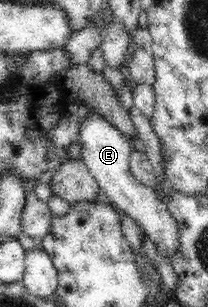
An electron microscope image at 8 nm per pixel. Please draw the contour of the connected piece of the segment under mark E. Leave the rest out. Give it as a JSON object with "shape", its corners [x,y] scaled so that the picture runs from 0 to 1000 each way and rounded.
{"shape":[[[457,368],[394,397],[375,443],[385,443],[370,459],[389,482],[385,515],[452,570],[476,612],[529,642],[538,664],[577,674],[654,736],[707,762],[750,798],[760,824],[817,847],[865,808],[856,733],[803,687],[798,661],[755,648],[736,609],[702,606],[639,577],[620,537],[630,498],[644,492],[630,459],[596,450],[596,440],[519,391]]]}

